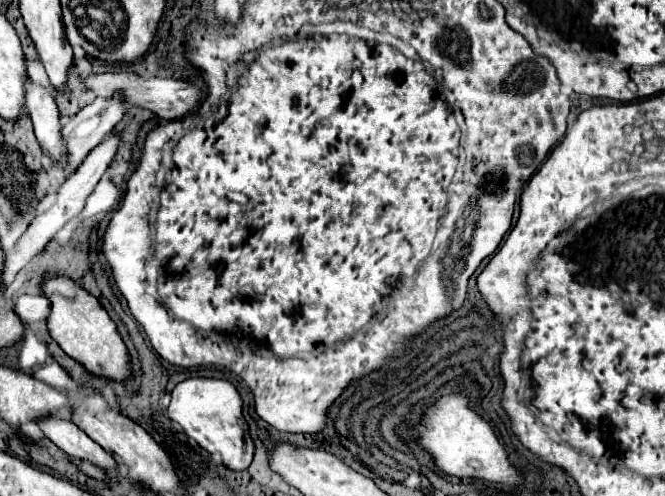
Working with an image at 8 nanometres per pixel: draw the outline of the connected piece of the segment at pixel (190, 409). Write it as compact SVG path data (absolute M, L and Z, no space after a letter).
M195 377L179 383L171 391L171 405L167 413L207 453L219 455L227 469L245 471L249 467L253 459L253 441L249 439L249 433L247 433L247 421L243 417L241 397L229 381Z

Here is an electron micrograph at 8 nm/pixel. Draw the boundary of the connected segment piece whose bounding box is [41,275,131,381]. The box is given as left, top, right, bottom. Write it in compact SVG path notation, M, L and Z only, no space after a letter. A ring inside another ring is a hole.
M47 275L41 283L41 289L43 295L47 295L47 299L51 301L51 313L47 319L49 333L61 345L61 349L95 375L109 377L115 381L129 379L131 369L129 369L127 347L121 335L117 333L113 319L103 309L103 305L91 293L87 293L77 281L69 277Z

